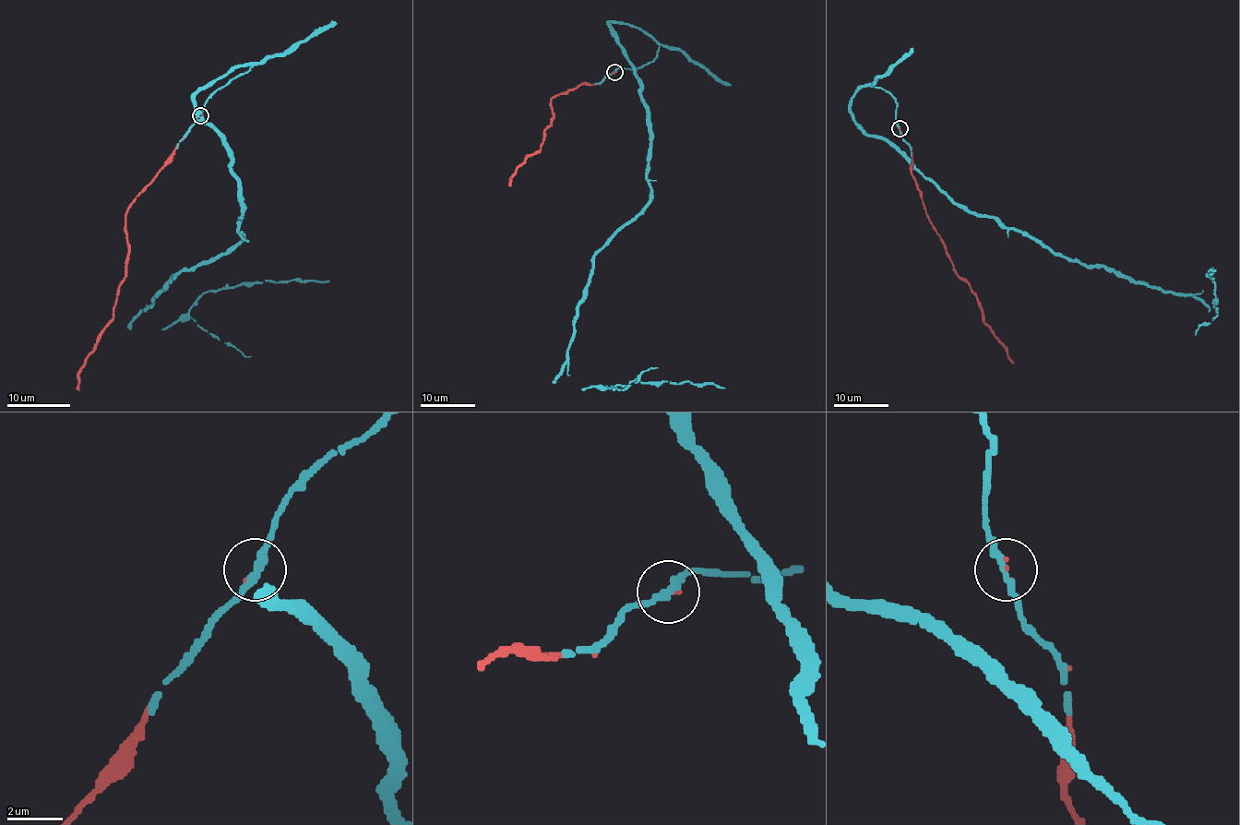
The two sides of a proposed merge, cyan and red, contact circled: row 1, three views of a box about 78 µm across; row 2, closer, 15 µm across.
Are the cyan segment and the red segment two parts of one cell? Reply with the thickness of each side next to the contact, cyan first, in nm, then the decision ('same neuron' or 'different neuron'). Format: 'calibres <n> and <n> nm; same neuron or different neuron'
calibres 280 and 170 nm; same neuron

